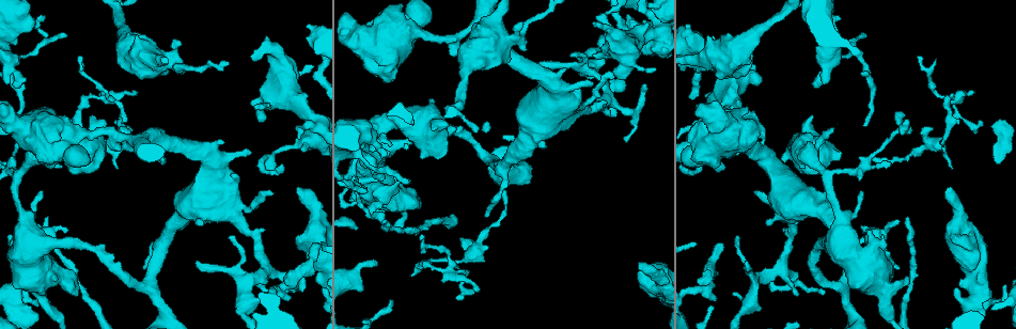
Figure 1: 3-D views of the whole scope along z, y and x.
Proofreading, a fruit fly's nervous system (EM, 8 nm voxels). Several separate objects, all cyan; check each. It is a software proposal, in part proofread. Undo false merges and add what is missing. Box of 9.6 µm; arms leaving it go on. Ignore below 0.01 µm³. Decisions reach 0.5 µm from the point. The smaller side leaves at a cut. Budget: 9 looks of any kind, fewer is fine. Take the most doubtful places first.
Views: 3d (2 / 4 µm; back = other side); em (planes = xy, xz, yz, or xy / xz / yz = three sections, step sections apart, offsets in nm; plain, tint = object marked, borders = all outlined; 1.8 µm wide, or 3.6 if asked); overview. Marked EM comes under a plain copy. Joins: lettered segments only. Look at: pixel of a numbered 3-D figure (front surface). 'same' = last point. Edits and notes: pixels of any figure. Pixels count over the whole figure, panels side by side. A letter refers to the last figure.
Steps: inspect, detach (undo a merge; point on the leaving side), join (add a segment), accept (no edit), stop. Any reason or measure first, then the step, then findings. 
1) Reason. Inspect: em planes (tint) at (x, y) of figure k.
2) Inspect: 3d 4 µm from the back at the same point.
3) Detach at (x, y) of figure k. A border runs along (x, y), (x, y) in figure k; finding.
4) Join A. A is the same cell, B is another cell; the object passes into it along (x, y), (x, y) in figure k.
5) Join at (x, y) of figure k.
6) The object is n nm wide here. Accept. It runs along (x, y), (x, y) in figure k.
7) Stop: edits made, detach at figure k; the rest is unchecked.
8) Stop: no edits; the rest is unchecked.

Branch point. Inspect: em planes (borders) at (954, 97) of figure 1.

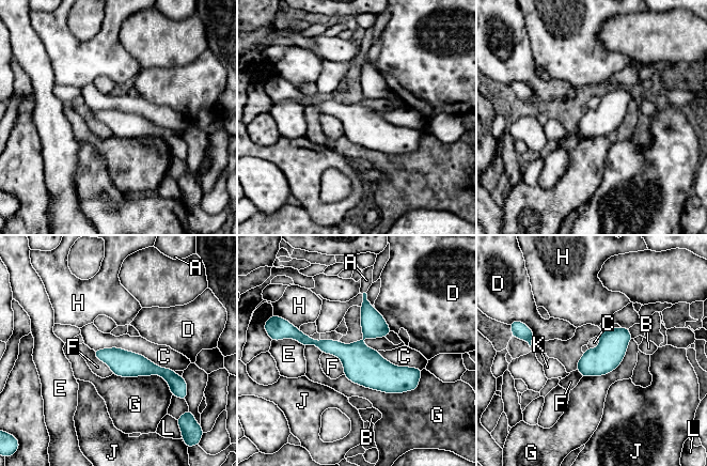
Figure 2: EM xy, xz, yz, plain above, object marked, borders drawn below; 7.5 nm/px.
The object is 200 nm wide here. Accept. A, B, C, D, E, F, G, H, J, K and L are other cells; it runs along (296, 336), (378, 374), (419, 371) in figure 2; one neuron here.

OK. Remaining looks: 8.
Thin end. Inspect: 3d 4 µm at (46, 218) of figure 1.

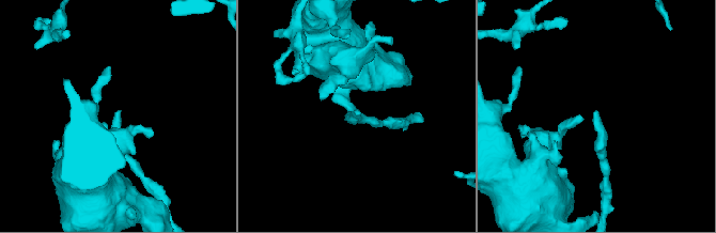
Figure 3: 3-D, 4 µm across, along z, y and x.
Need the tissue. Inspect: em 3.6 µm xz step 8 (borders) at (359, 111) of figure 3.

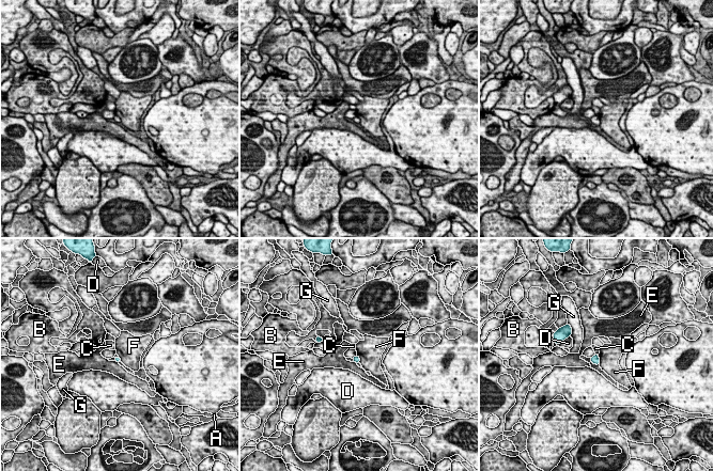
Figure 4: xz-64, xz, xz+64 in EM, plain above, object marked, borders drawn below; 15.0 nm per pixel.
Cut it another way. Inspect: em 3.6 µm xy step 8 (borders) at the same point.

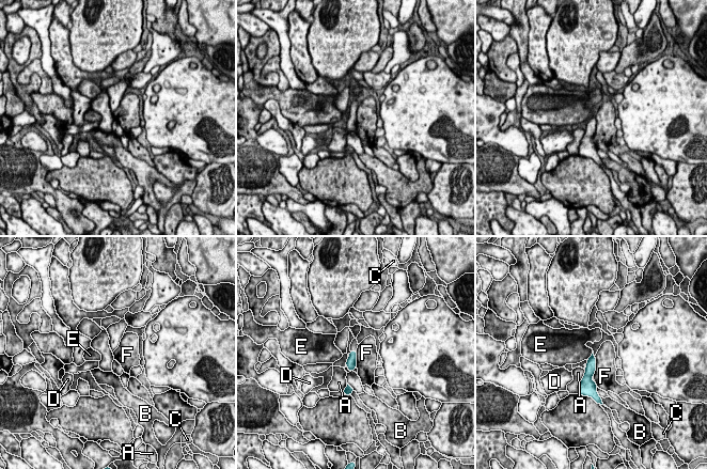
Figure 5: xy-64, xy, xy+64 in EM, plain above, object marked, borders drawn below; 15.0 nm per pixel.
Accept. A, B, C, D, E and F are other cells; a border runs along (595, 356), (595, 373), (593, 375) in figure 5; none of them fits.

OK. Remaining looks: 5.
End of a long branch. Inspect: em planes (tint) at (910, 128) of figure 1.

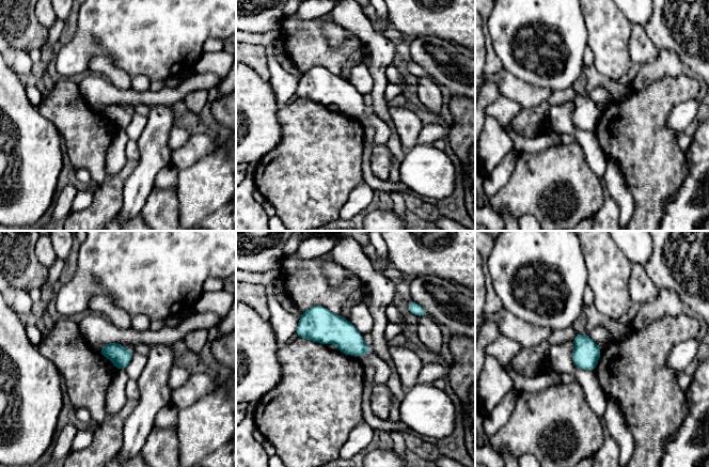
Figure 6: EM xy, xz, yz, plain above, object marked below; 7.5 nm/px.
See the neighbours. Inspect: em planes (borders) at the same point.

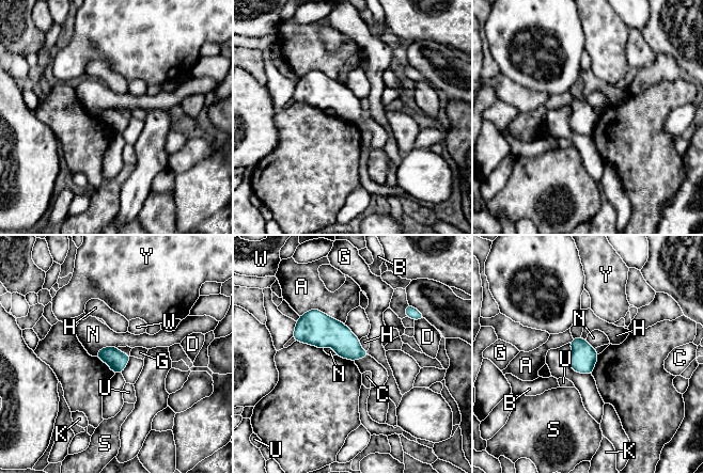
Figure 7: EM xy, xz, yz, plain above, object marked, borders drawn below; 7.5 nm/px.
Accept. A, B, C, D, G, H, K, N, S, U, W and Y are other cells; a border runs along (369, 354), (354, 361) in figure 7; none of them fits.

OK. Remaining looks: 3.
Sharp bend. Inspect: 3d 4 µm at (706, 287) of figure 1.

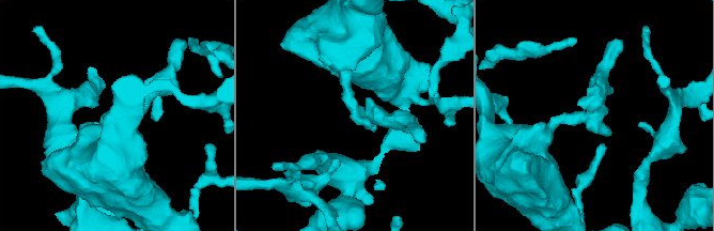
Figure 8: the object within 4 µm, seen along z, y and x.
The arms are 220, 300 nm wide; now the EM. Inspect: em planes (borders) at (594, 116) of figure 8.

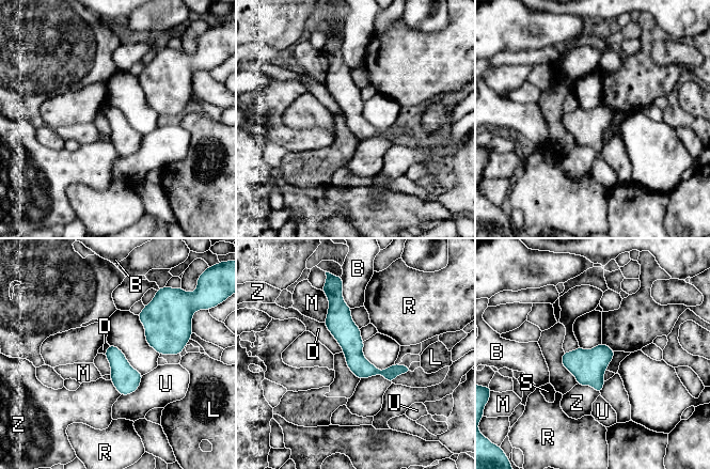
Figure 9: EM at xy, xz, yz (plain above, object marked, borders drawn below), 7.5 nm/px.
The object is 180 nm wide here. Accept. B, D, L, M, R, S, U and Z are other cells; a border runs along (324, 323), (343, 352) in figure 9; one neuron here.

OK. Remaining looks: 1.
Stop: no edits; the rest is unchecked.

